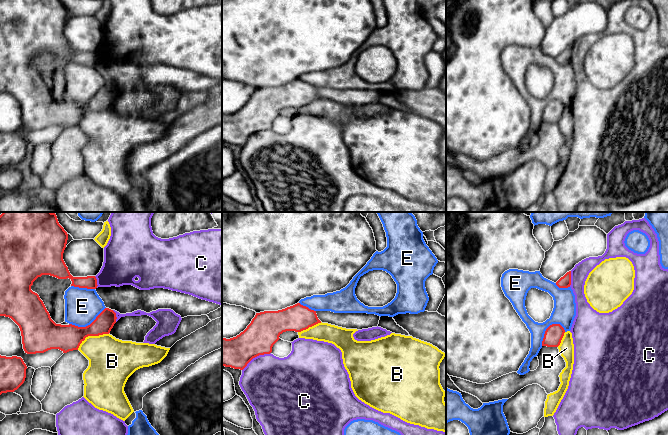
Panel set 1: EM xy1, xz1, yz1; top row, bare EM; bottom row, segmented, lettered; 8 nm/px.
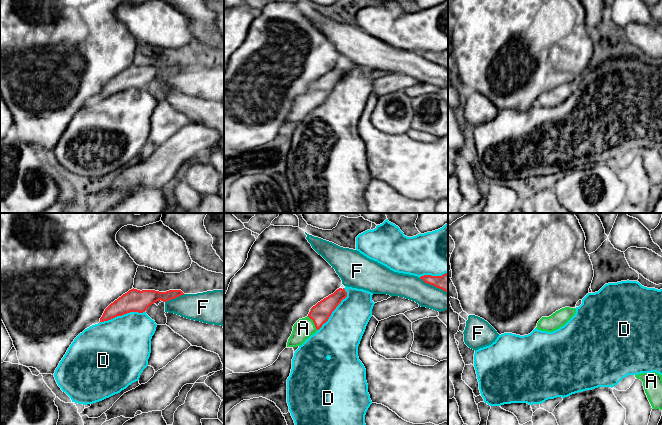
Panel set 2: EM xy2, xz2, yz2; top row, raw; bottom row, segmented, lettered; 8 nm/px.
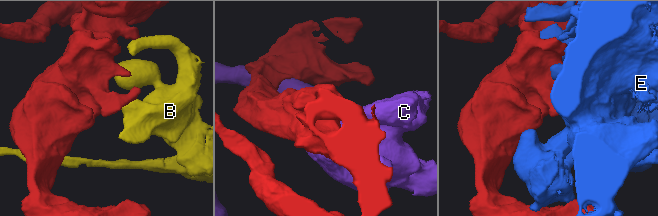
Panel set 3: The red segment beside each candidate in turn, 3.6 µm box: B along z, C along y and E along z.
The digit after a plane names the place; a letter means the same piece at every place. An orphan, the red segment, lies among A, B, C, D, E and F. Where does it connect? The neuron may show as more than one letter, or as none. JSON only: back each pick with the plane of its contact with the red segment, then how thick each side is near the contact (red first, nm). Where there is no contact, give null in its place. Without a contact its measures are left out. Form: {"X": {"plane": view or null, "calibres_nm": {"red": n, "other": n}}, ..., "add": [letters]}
{"A": {"plane": "xz2", "calibres_nm": {"red": 160, "other": 160}}, "add": ["A"]}

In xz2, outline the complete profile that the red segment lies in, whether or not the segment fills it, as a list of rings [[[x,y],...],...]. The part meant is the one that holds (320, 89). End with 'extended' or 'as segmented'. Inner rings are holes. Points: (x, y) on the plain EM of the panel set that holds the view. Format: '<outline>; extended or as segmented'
[[[343,64],[337,65],[333,70],[324,74],[310,85],[307,93],[299,95],[293,102],[288,115],[287,123],[302,121],[311,111],[315,110],[326,99],[332,88],[347,73]]]; extended

